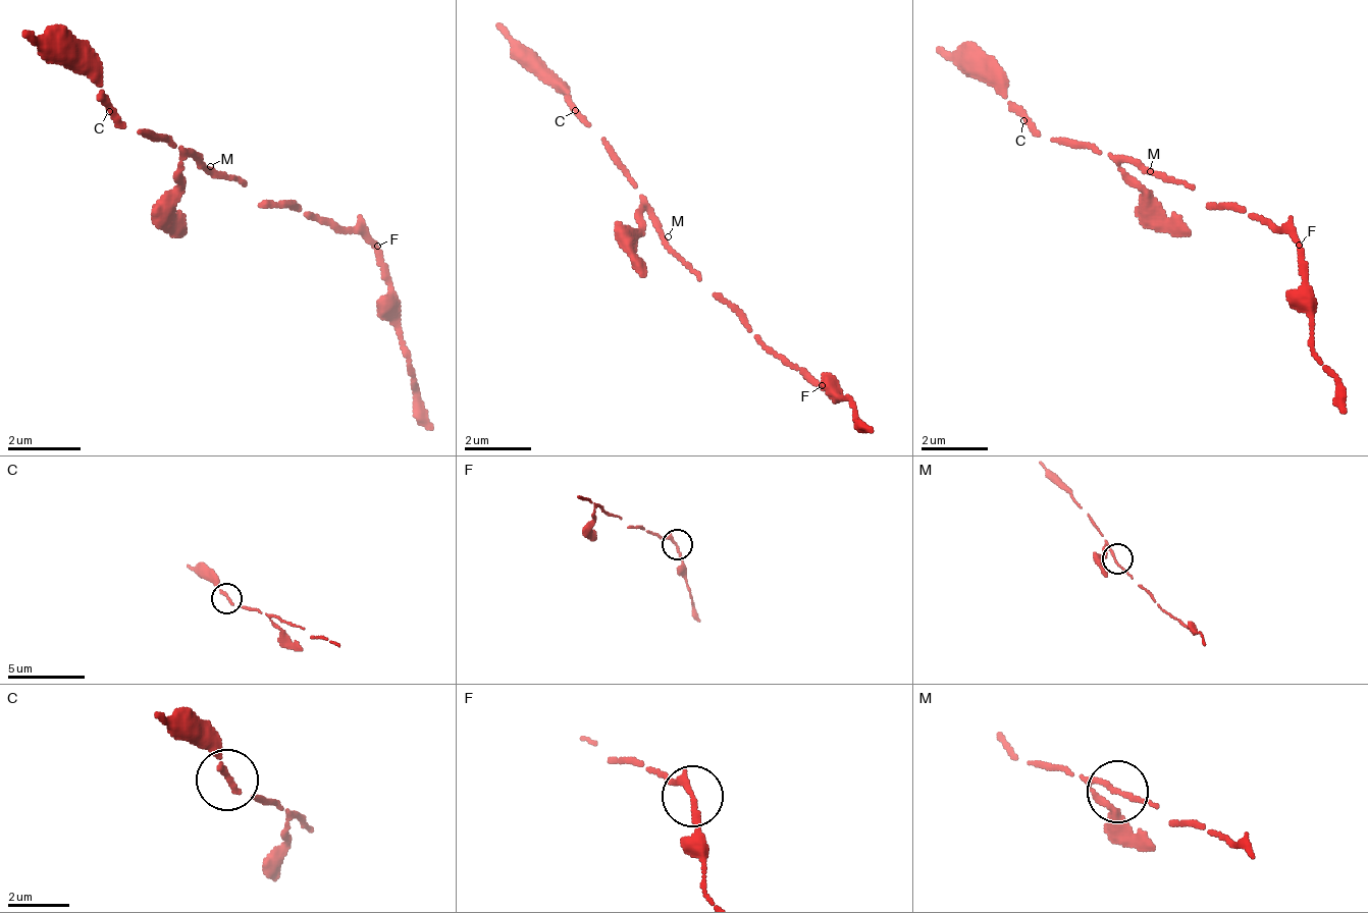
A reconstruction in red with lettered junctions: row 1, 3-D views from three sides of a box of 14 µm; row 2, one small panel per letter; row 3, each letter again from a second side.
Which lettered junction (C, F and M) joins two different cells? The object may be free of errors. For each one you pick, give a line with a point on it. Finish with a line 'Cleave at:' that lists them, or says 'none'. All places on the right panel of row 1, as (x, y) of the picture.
Cleave at: none

